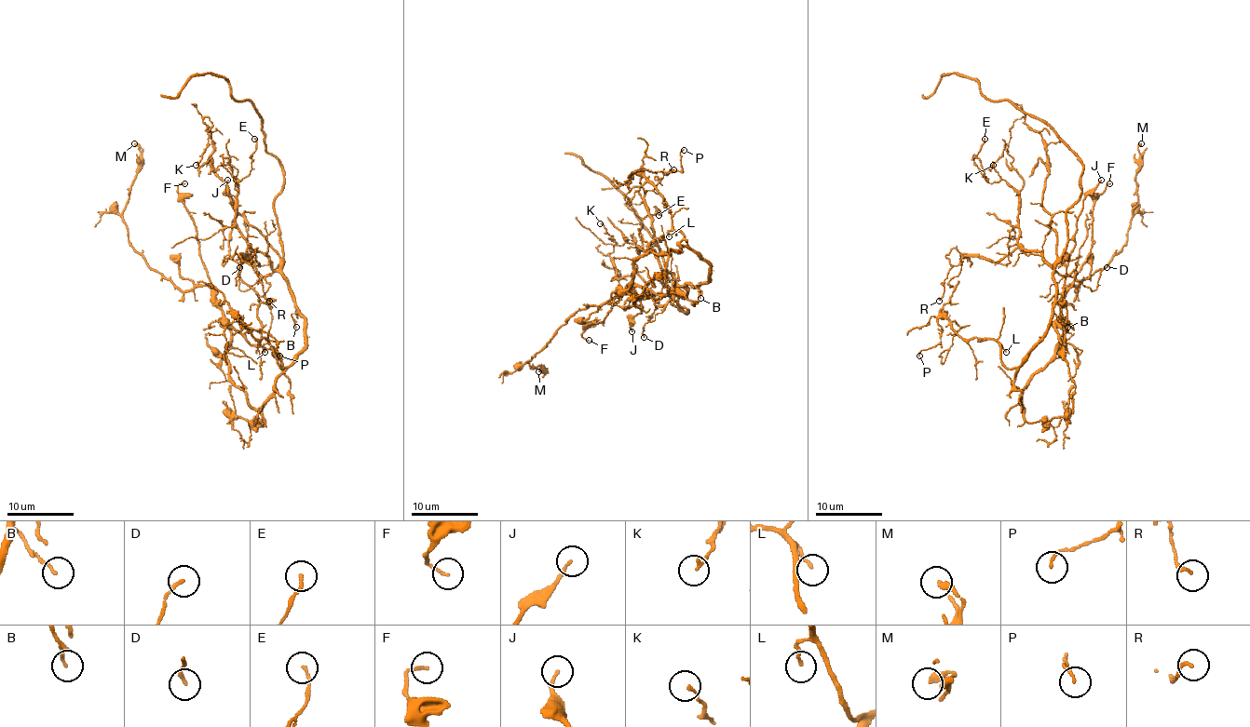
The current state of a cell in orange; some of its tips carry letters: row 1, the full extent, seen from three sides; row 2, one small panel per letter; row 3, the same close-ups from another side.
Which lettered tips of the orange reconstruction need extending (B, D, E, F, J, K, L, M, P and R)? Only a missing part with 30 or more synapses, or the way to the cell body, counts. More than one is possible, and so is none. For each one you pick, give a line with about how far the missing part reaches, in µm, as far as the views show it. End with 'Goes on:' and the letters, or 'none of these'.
Goes on: none of these

